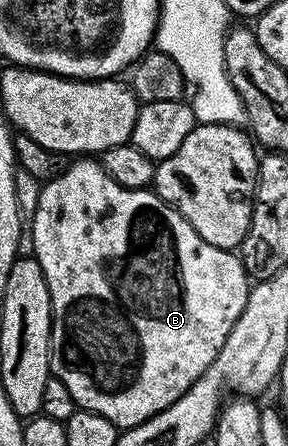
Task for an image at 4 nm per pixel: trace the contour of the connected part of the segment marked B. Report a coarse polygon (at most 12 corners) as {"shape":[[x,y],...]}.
{"shape":[[94,157],[42,183],[50,370],[120,429],[212,365],[252,283]]}

